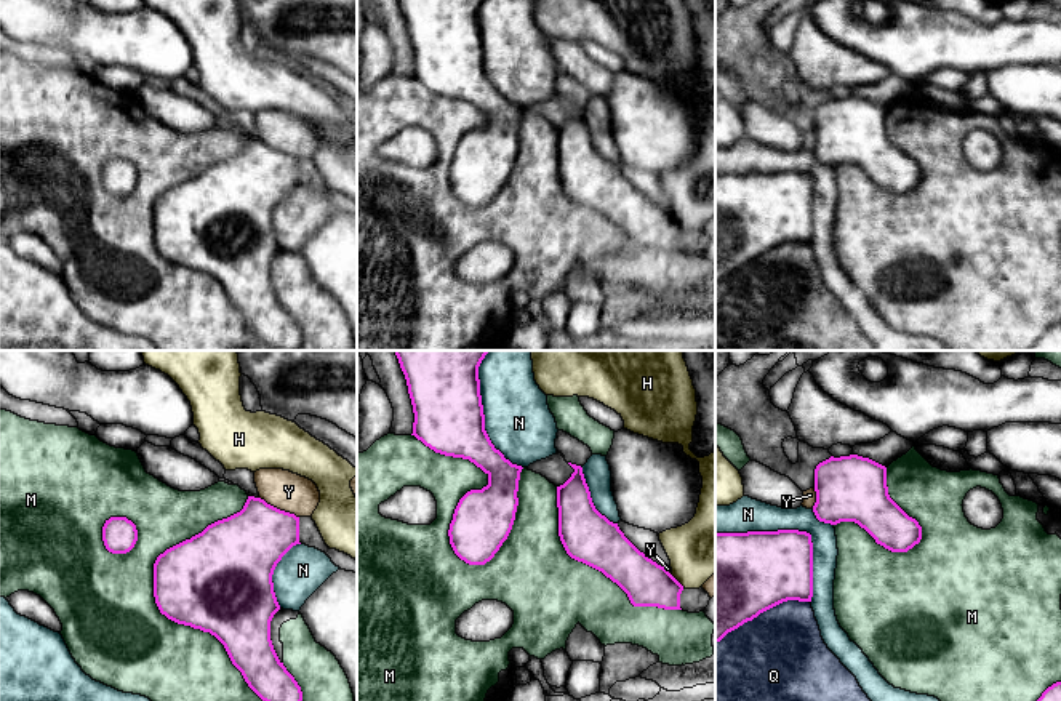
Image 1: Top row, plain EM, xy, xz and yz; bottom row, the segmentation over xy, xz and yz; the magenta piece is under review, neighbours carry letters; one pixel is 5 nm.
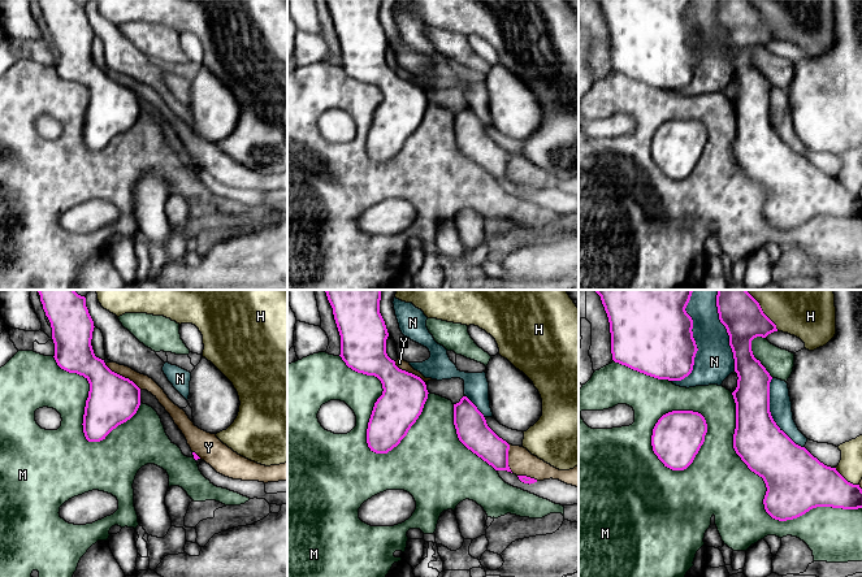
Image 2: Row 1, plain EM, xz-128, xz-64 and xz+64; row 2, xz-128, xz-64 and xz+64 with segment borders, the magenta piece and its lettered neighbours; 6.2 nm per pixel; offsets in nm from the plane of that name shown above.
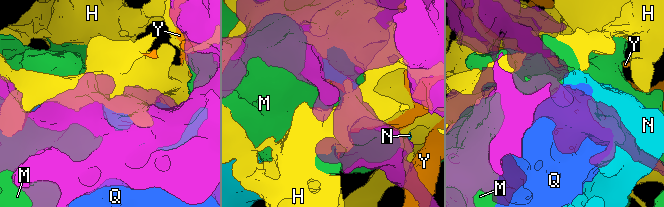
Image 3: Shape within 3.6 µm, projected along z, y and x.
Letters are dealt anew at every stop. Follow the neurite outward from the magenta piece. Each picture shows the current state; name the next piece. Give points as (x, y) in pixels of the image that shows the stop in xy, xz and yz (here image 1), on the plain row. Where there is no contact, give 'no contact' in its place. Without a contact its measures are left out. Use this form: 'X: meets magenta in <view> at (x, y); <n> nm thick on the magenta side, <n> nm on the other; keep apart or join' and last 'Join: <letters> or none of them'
H: meets magenta in xz at (676, 221); 220 nm thick on the magenta side, 300 nm on the other; keep apart
M: meets magenta in xz at (474, 132); 300 nm thick on the magenta side, 220 nm on the other; keep apart
N: meets magenta in yz at (796, 172); 380 nm thick on the magenta side, 160 nm on the other; keep apart
Q: meets magenta in yz at (762, 253); 480 nm thick on the magenta side, 480 nm on the other; keep apart
Y: meets magenta in xy at (279, 151); 360 nm thick on the magenta side, 200 nm on the other; keep apart
Join: none of them

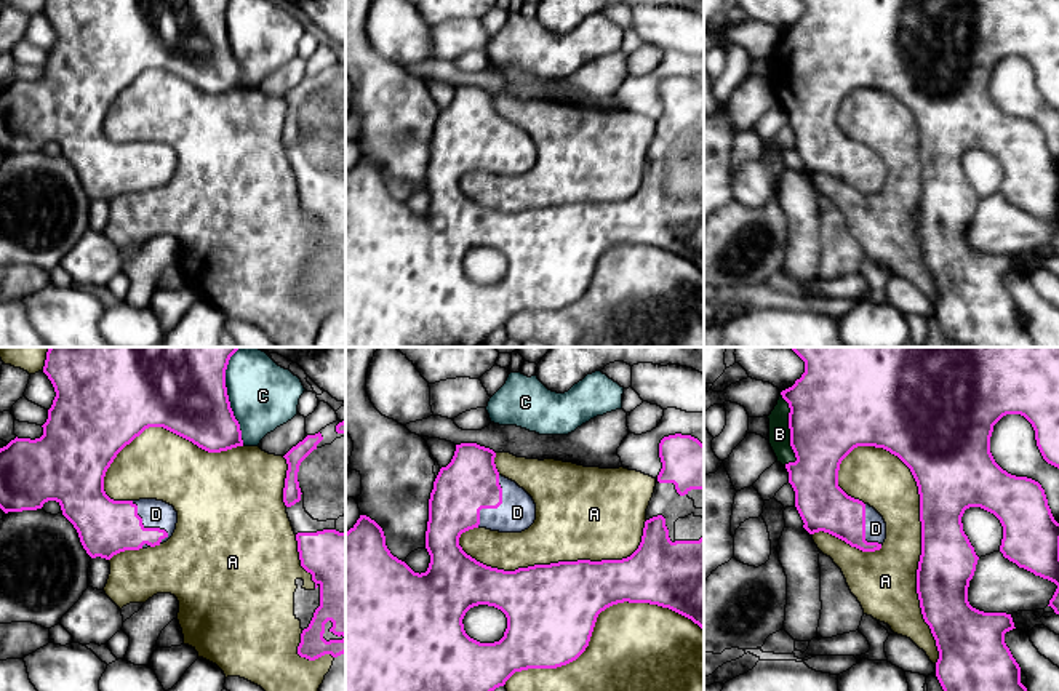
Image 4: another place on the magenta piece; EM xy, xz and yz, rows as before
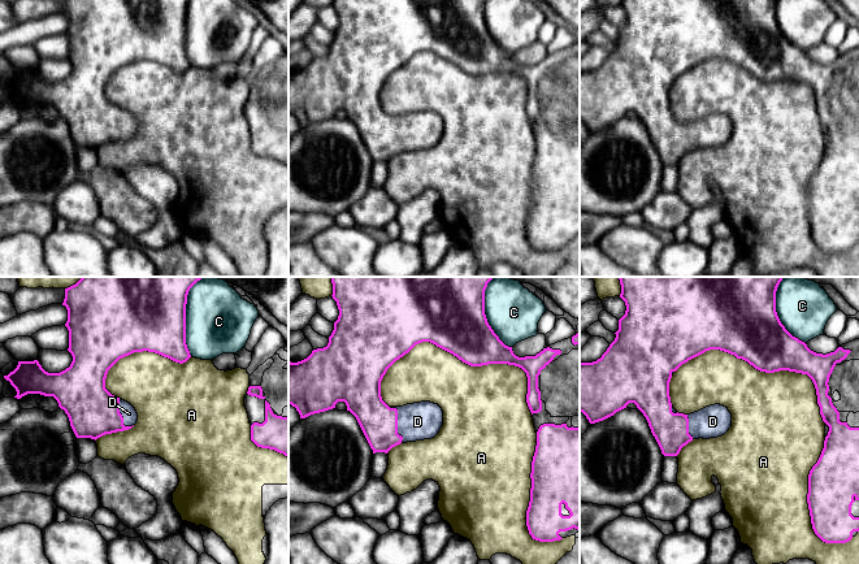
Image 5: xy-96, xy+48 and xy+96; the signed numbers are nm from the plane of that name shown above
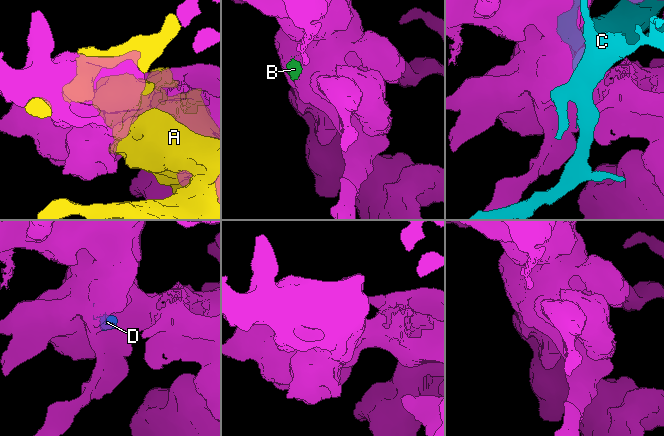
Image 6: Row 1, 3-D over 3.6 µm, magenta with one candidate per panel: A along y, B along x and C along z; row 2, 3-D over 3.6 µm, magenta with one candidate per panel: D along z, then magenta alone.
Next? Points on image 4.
A: meets magenta in yz at (922, 183); 280 nm thick on the magenta side, 280 nm on the other; keep apart
B: meets magenta in yz at (791, 72); 440 nm thick on the magenta side, 110 nm on the other; join
C: meets magenta in xy at (229, 43); 380 nm thick on the magenta side, 340 nm on the other; keep apart
D: meets magenta in xz at (496, 149); 280 nm thick on the magenta side, 190 nm on the other; join
Join: B, D

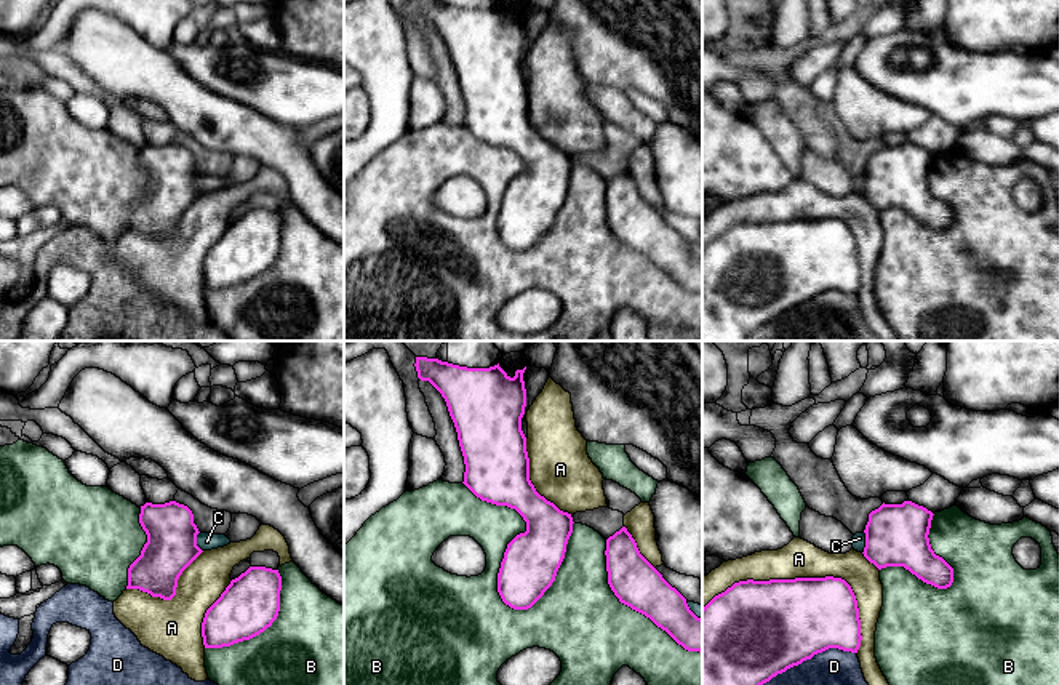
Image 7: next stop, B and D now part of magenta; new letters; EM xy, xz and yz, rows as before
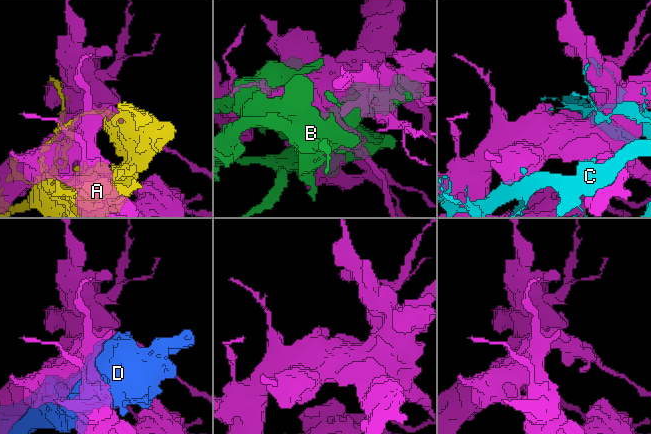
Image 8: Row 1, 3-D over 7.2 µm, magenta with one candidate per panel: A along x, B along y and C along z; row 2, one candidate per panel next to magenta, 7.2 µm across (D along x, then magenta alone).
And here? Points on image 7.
A: meets magenta in yz at (803, 220); 440 nm thick on the magenta side, 190 nm on the other; keep apart
B: meets magenta in xz at (511, 183); 280 nm thick on the magenta side, 220 nm on the other; keep apart
C: meets magenta in yz at (866, 184); 320 nm thick on the magenta side, 60 nm on the other; keep apart
D: meets magenta in yz at (802, 303); 480 nm thick on the magenta side, 440 nm on the other; keep apart
Join: none of them

